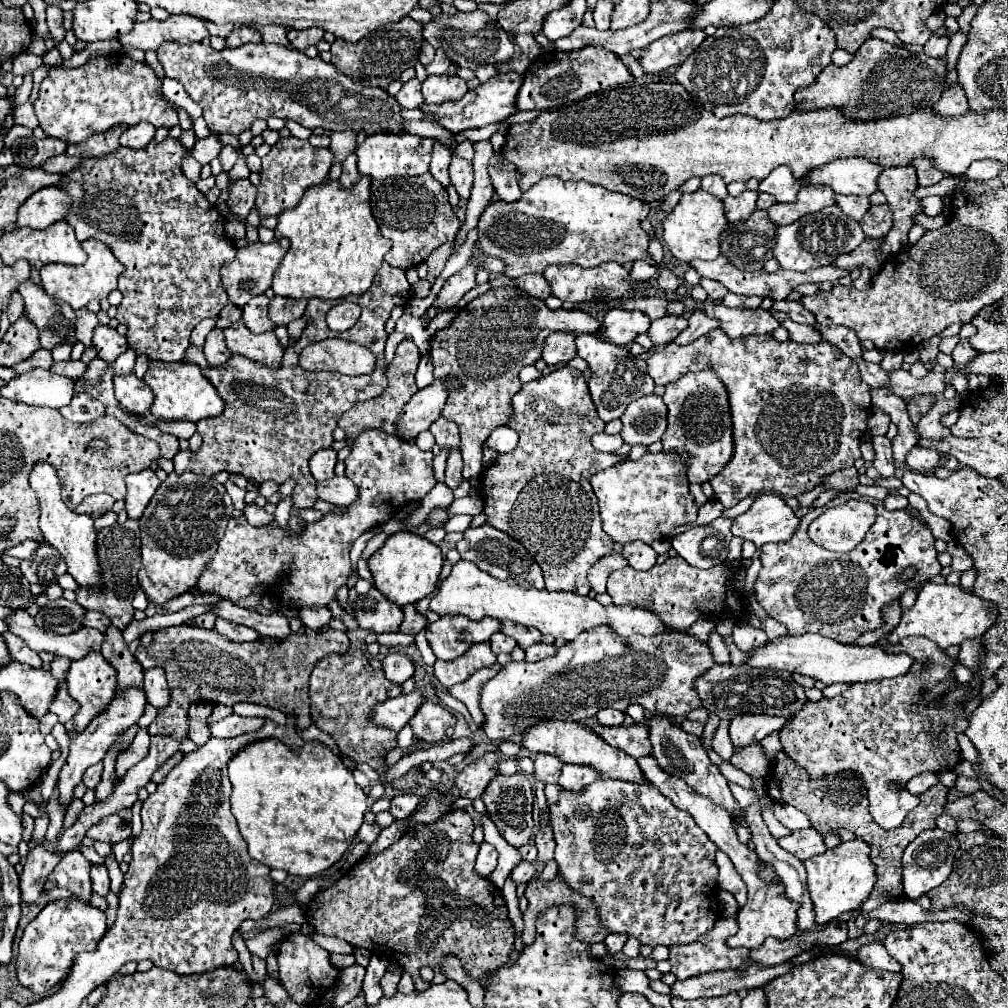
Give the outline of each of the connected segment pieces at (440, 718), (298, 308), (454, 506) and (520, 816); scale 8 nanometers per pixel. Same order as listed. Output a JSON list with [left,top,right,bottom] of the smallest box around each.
[[409,701,455,743],[269,297,307,325],[447,496,484,517],[483,773,533,847]]

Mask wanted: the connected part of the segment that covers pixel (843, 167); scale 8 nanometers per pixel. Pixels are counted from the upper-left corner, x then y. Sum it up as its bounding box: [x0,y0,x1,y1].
[805,157,883,197]

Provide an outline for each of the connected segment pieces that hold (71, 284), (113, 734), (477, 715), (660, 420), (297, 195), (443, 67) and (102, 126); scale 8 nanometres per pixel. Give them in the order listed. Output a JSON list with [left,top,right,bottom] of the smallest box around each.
[[41,239,125,309],[57,687,147,805],[448,662,501,725],[621,395,667,445],[257,137,333,217],[427,49,452,75],[35,55,179,143]]

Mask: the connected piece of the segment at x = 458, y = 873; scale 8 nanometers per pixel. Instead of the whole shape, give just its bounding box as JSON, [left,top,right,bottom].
[305,811,513,991]

